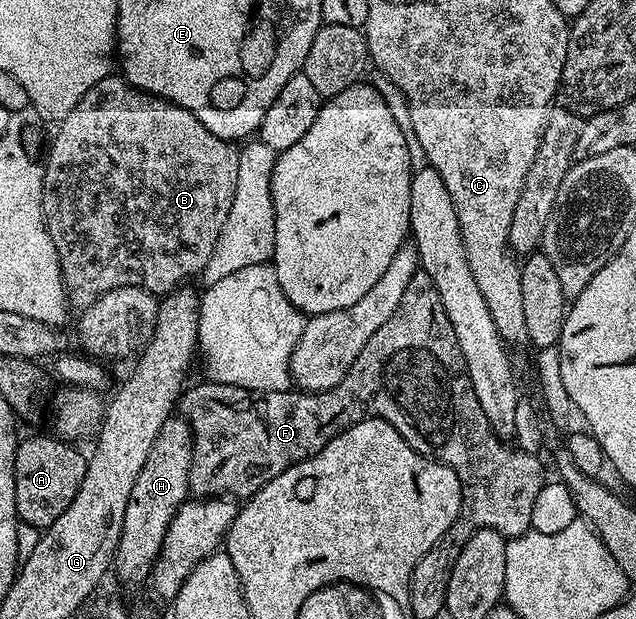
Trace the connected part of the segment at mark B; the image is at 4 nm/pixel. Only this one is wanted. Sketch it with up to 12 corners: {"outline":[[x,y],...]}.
{"outline":[[97,81],[54,131],[67,302],[202,276],[239,147]]}

